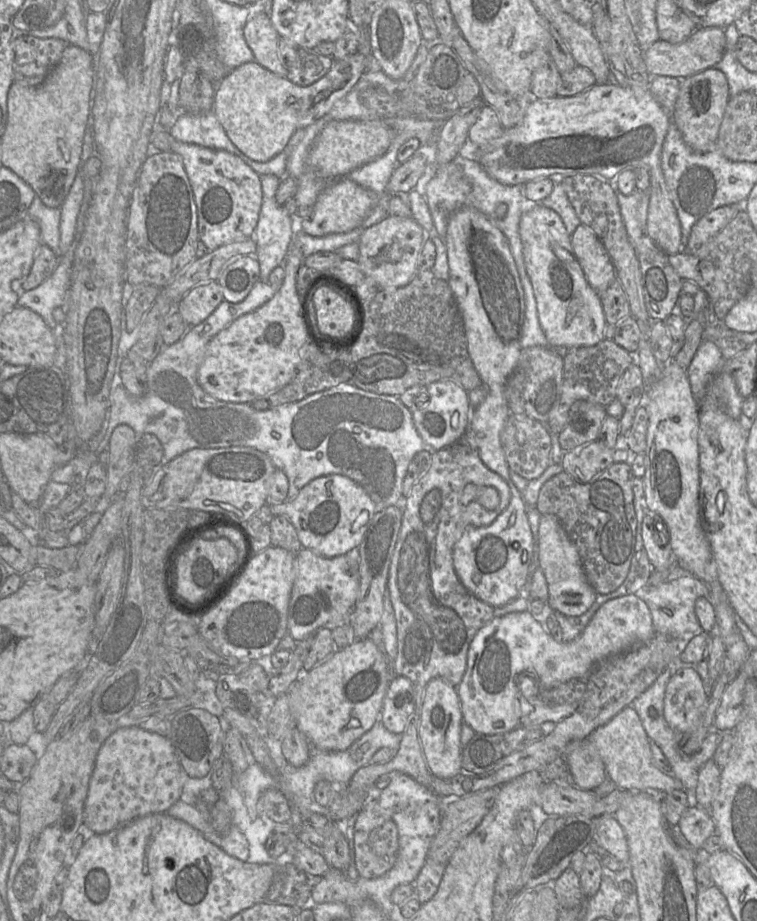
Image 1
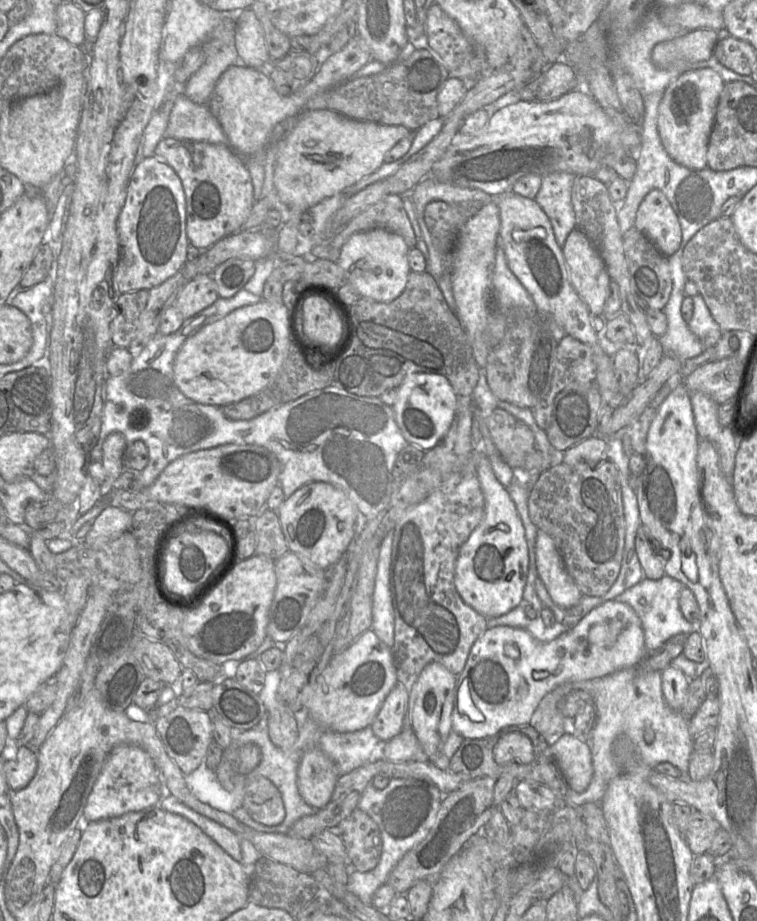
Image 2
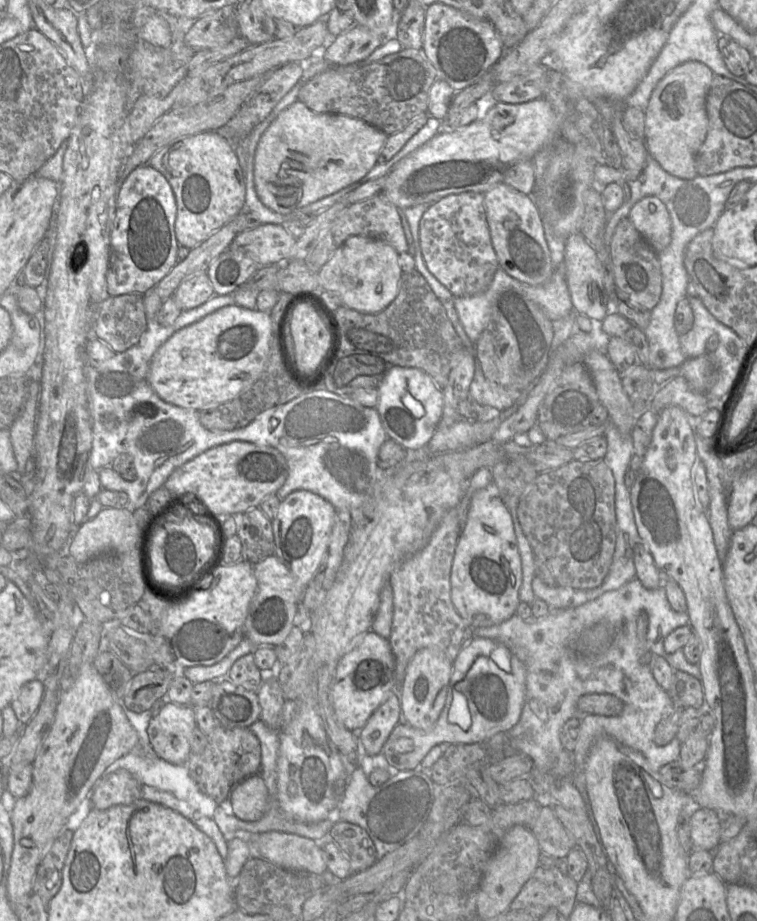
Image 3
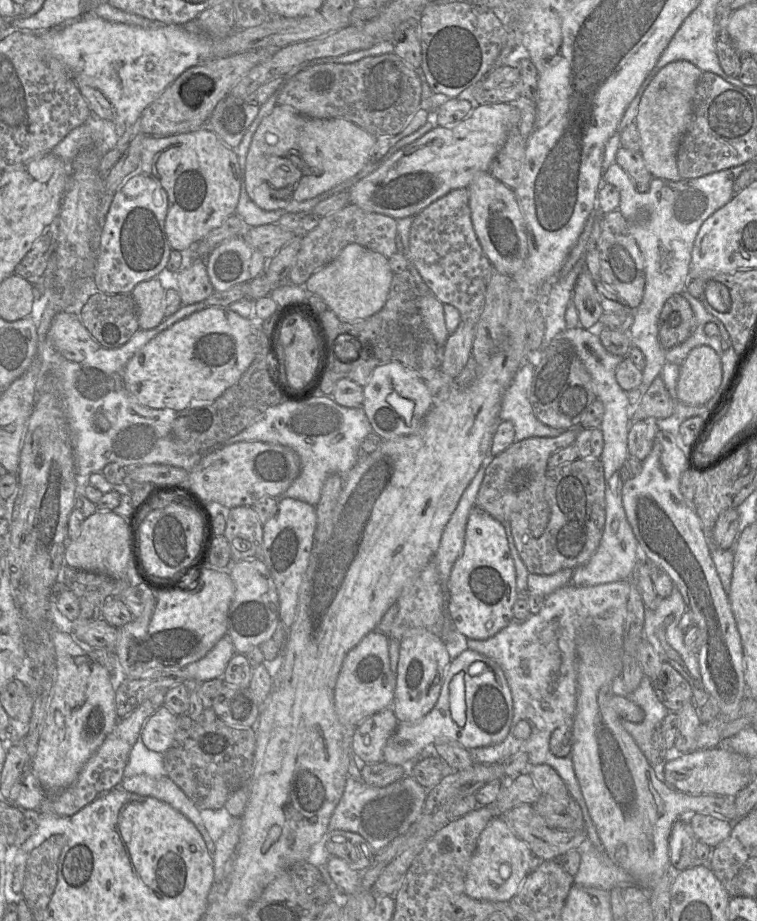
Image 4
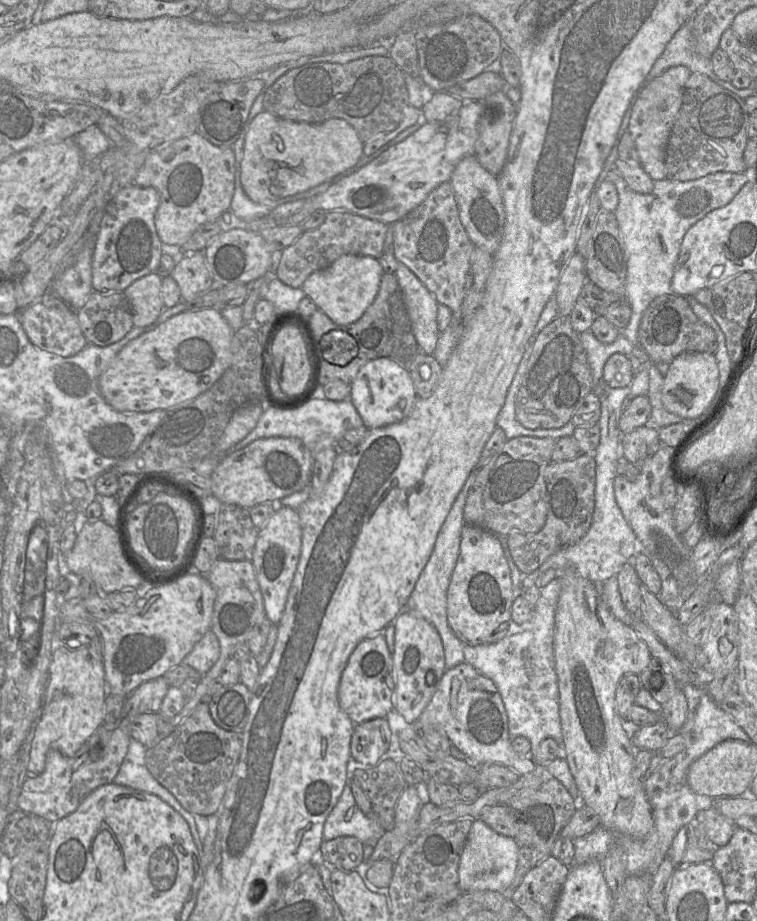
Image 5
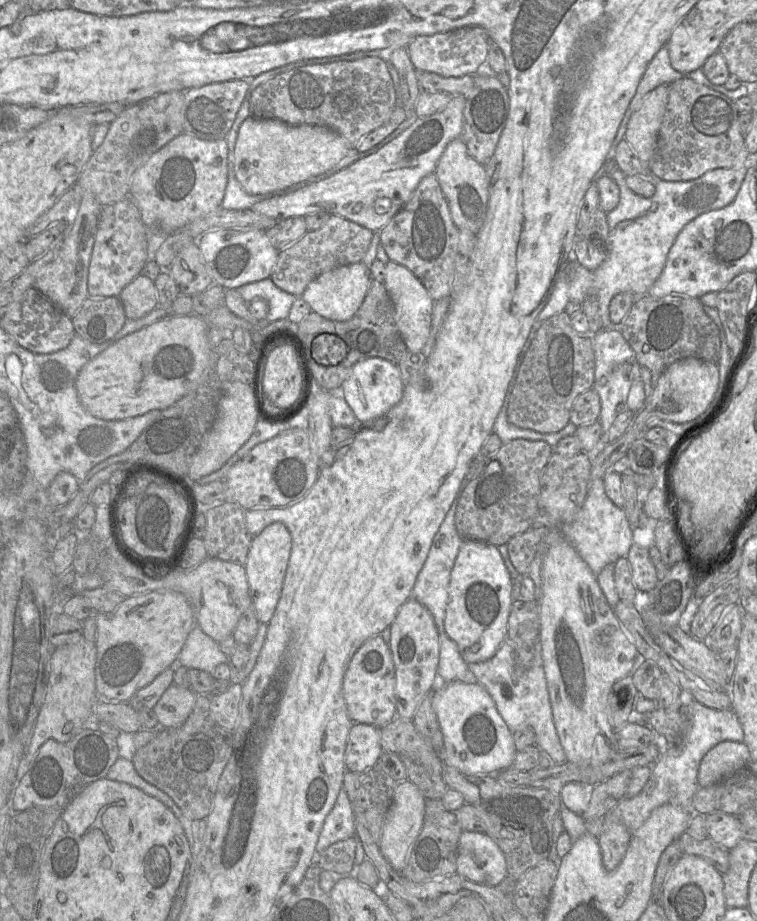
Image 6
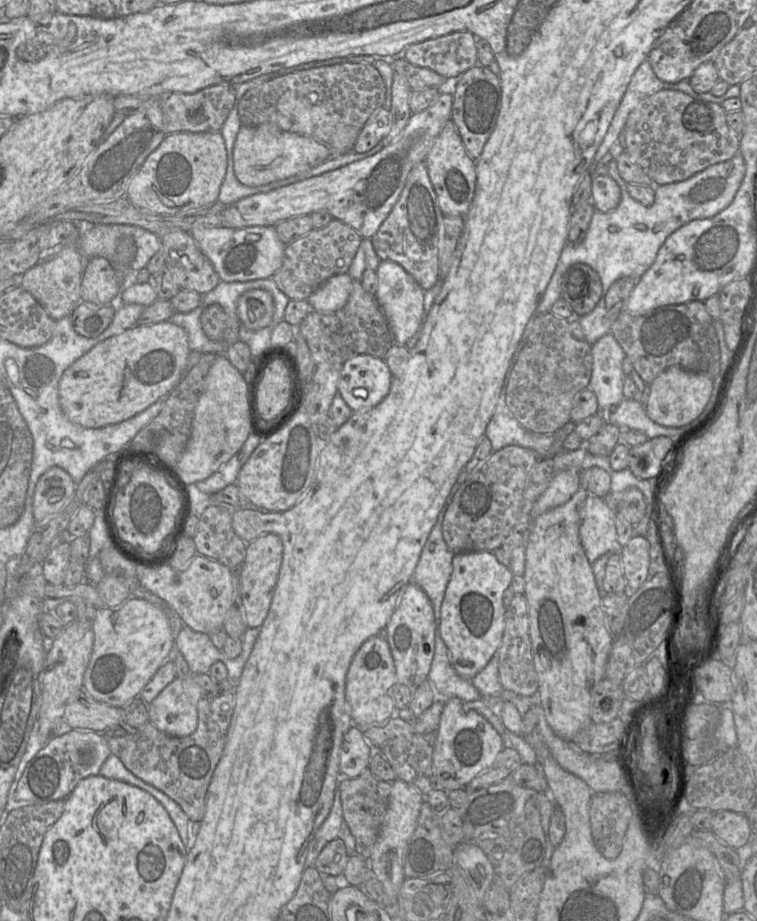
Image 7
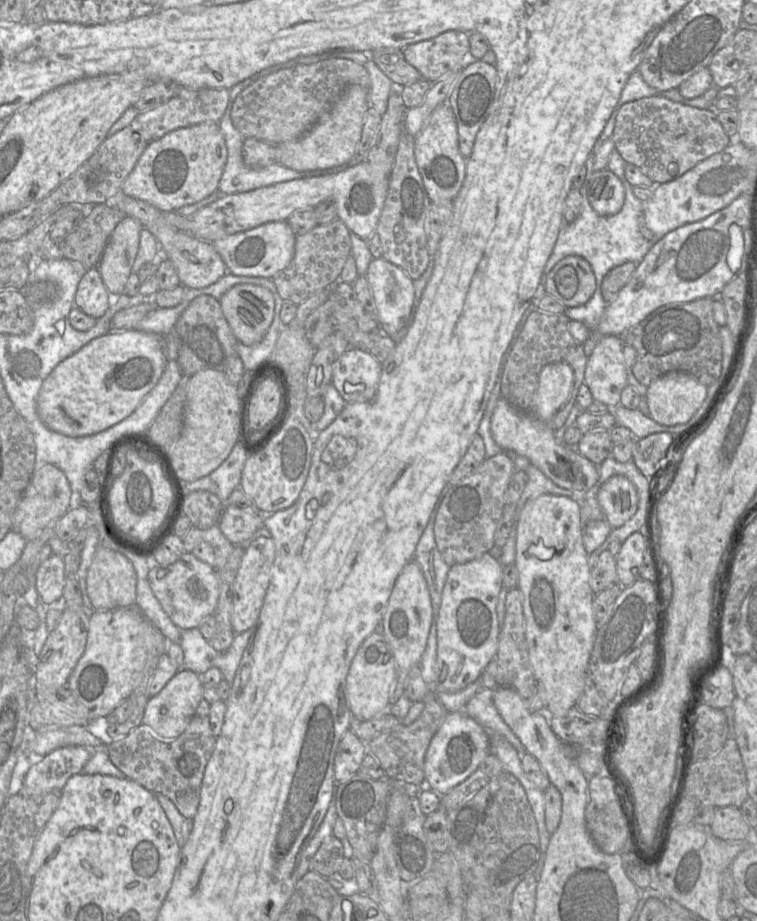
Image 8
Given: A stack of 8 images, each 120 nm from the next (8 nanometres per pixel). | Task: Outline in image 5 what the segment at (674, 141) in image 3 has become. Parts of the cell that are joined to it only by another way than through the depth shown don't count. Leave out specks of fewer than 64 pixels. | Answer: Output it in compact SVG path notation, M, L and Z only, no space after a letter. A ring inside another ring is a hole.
M674 66L654 78L637 99L628 124L640 158L640 165L654 180L667 177L665 153L669 135L682 104L683 90L692 72L685 66Z

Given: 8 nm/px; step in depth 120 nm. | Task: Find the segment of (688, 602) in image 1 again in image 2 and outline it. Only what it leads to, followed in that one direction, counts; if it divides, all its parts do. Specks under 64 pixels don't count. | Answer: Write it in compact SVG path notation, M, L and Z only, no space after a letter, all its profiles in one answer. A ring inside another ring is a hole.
M668 575L659 580L644 578L614 599L631 606L637 613L644 631L647 654L662 647L669 638L677 634L688 635L696 629L696 625L685 619L679 607L679 596L683 587L686 586Z

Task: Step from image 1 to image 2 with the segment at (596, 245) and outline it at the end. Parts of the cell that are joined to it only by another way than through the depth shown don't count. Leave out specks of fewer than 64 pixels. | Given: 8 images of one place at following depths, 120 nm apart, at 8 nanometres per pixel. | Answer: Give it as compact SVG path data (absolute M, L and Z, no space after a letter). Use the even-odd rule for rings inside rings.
M575 228L566 239L563 255L575 291L591 314L602 315L611 278L598 250L582 230Z

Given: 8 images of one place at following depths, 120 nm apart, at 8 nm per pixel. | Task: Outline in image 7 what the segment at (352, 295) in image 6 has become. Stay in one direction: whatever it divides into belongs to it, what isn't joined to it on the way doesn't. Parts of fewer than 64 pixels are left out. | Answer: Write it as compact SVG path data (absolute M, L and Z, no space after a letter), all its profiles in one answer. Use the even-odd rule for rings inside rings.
M348 273L327 279L308 297L311 311L332 312L344 307L351 294L353 281Z

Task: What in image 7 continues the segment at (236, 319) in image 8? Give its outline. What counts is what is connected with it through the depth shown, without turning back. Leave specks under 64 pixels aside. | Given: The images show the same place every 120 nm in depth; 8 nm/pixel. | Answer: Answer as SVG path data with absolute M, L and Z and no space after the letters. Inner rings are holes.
M250 289L240 295L237 301L237 316L242 326L257 330L268 326L274 314L274 300L271 293L262 289Z

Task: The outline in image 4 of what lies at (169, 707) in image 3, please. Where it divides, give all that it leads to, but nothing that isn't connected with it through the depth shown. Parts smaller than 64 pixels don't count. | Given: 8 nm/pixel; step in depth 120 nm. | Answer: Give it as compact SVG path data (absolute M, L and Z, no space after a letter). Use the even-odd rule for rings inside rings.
M162 705L145 722L140 738L151 751L164 754L175 742L178 715Z

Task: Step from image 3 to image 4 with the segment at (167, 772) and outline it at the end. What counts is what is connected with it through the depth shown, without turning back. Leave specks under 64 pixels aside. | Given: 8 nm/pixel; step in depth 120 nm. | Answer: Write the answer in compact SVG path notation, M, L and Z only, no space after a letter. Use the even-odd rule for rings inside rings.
M140 737L129 753L123 778L130 778L137 775L147 775L150 777L167 776L163 755L149 750Z

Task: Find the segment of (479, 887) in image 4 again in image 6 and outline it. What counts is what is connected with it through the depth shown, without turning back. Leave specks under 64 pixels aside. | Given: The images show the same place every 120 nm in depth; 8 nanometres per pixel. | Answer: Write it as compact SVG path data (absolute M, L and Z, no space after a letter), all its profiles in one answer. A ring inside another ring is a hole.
M473 831L460 836L456 872L486 886L497 886L508 875L505 856L496 842L486 833Z

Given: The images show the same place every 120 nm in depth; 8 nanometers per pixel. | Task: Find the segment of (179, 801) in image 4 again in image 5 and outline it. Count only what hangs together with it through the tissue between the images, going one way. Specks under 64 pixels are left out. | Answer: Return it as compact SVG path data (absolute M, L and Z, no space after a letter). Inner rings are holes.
M125 759L113 783L158 796L186 820L193 838L195 837L196 840L199 840L195 814L184 809L178 800L151 775L145 766L134 764Z

